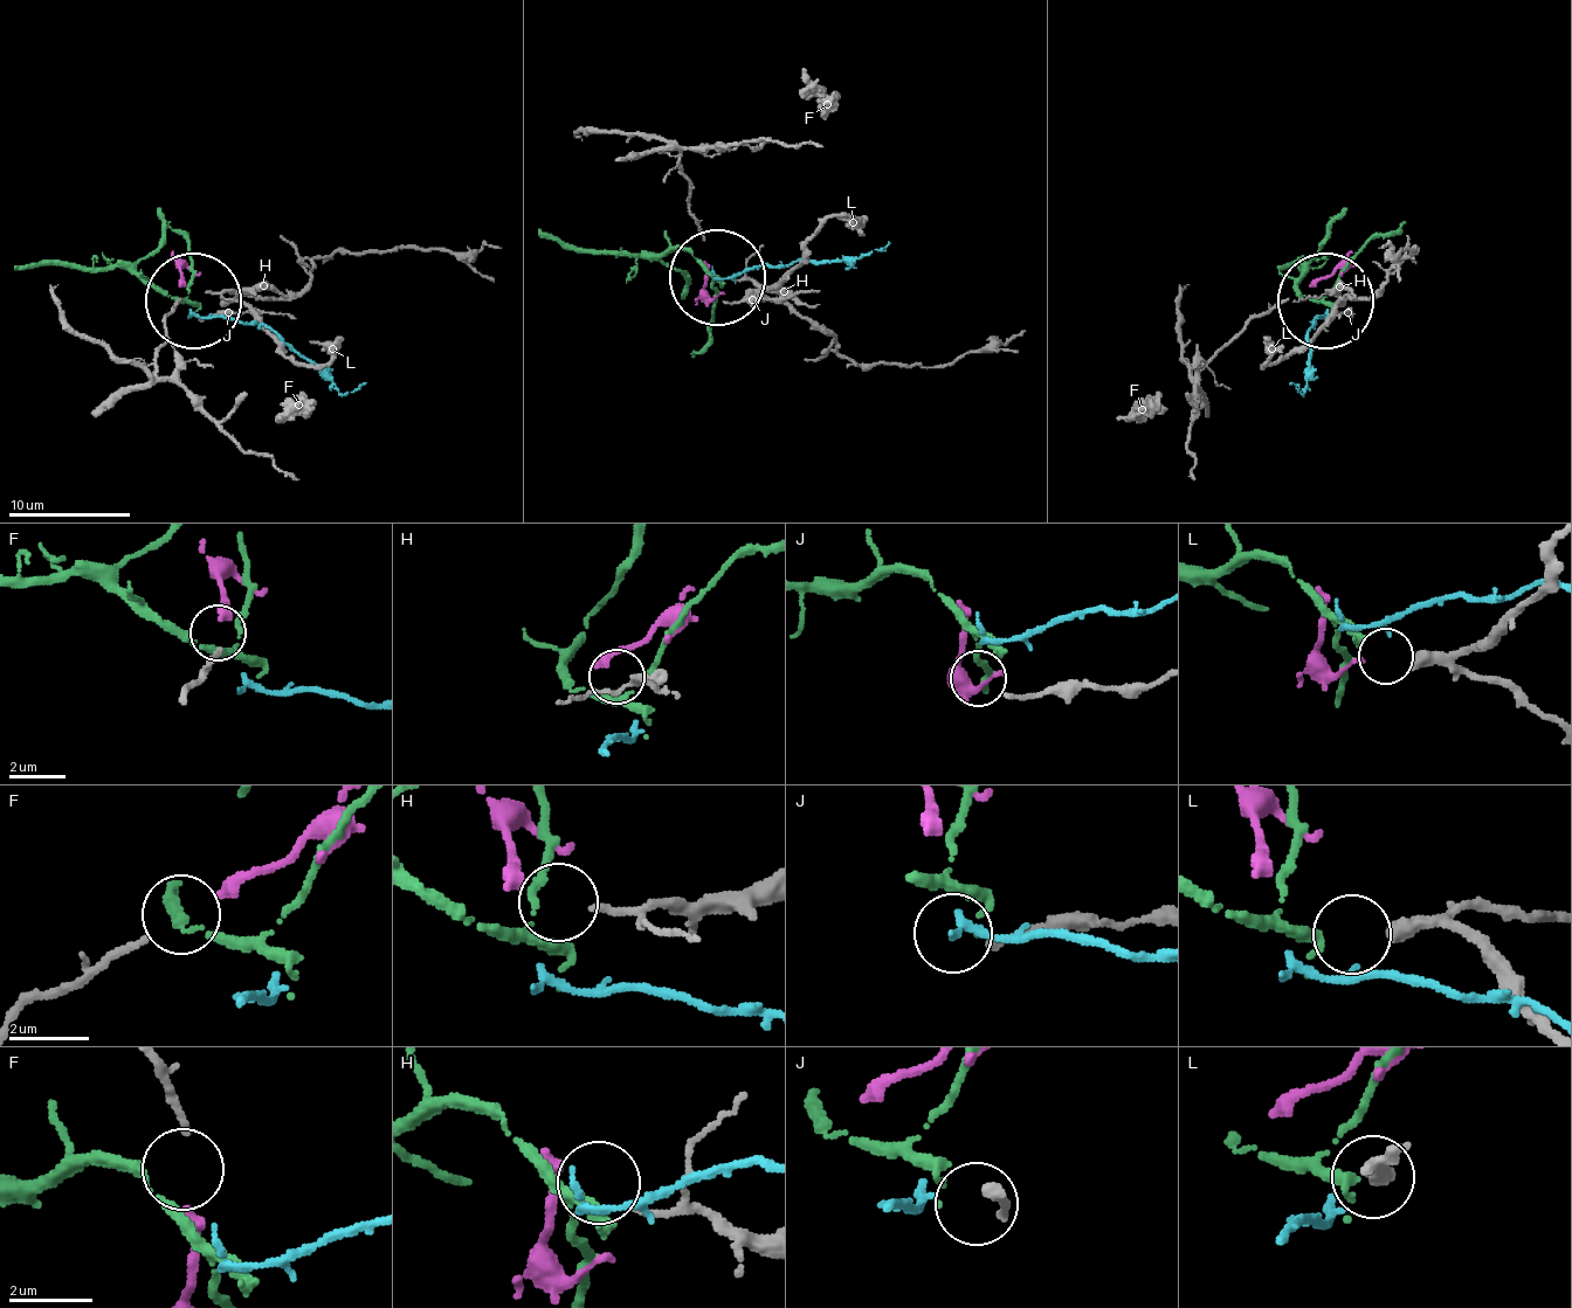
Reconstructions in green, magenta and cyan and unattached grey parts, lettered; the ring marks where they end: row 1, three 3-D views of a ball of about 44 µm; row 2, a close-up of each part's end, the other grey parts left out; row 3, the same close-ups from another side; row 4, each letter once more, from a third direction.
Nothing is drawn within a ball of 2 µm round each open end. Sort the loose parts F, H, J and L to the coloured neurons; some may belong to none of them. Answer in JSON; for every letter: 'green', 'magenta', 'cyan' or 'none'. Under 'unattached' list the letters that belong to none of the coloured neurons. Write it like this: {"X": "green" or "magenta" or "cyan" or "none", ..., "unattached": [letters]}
{"F": "magenta", "H": "none", "J": "none", "L": "green", "unattached": ["H", "J"]}

